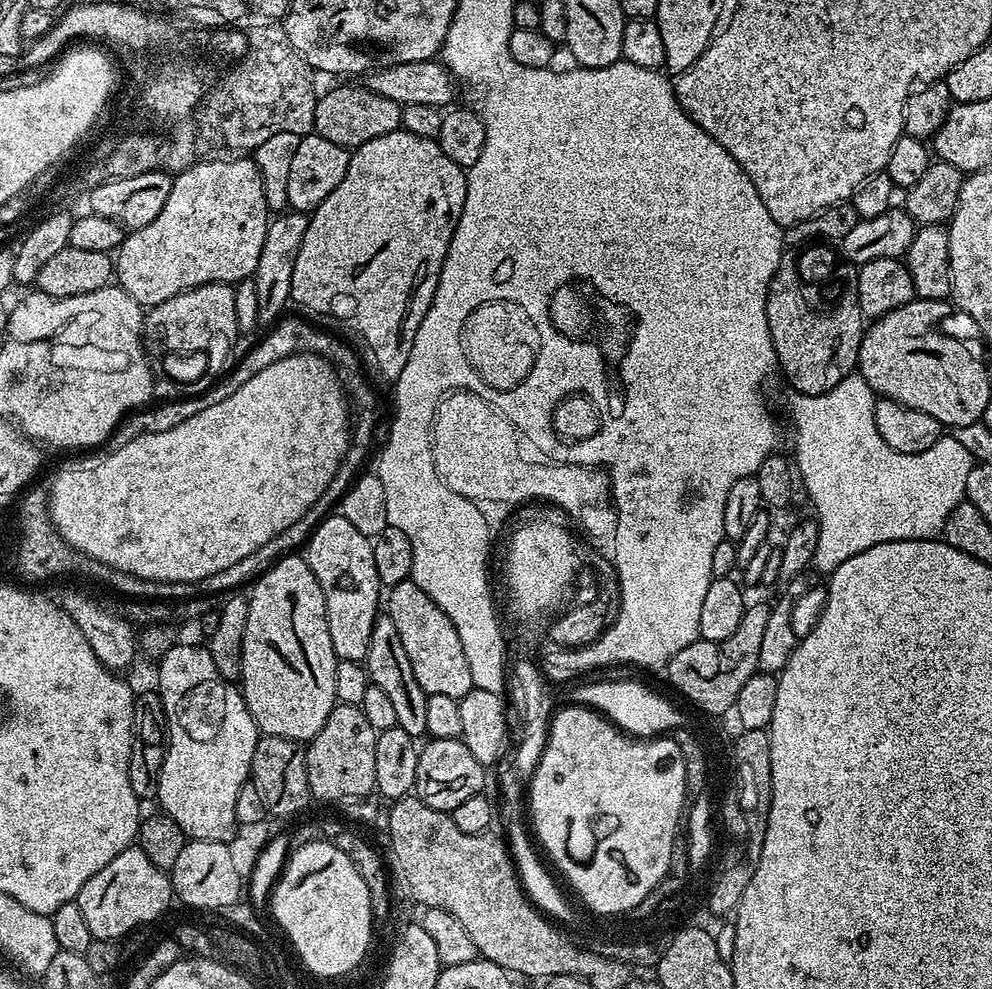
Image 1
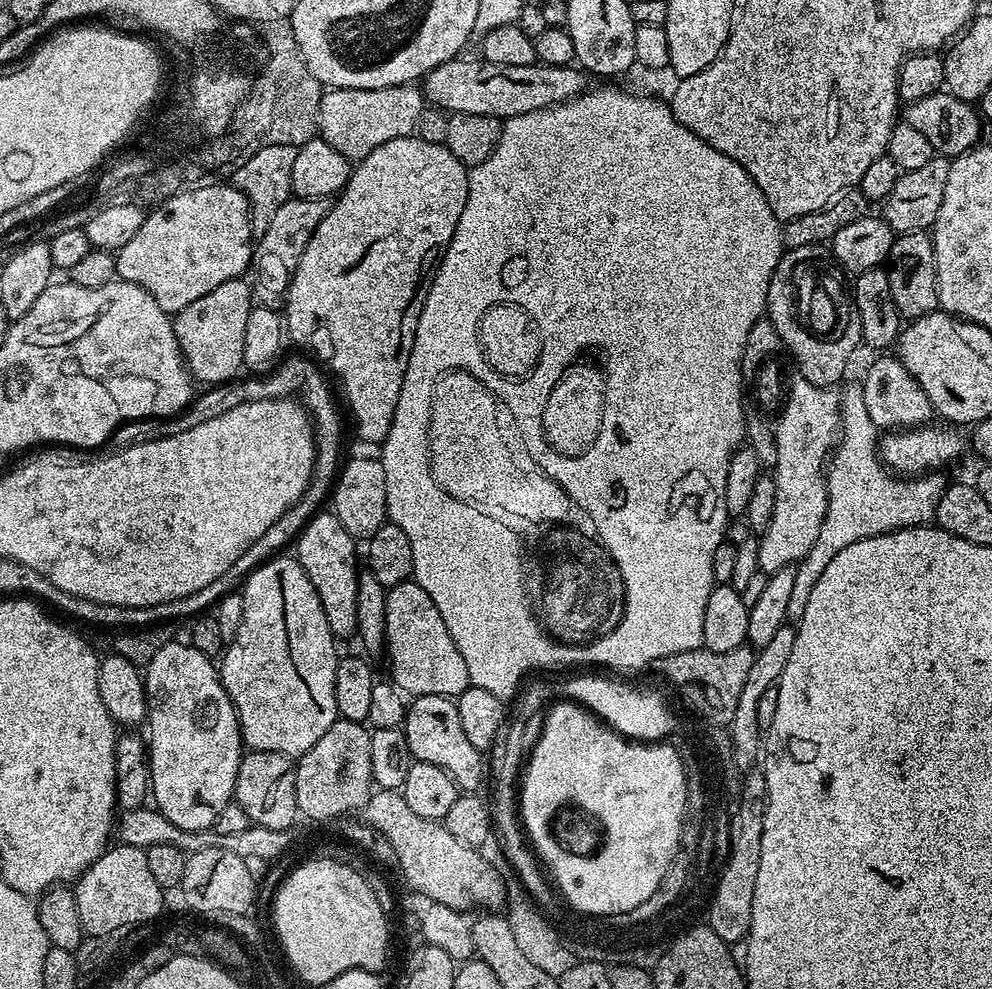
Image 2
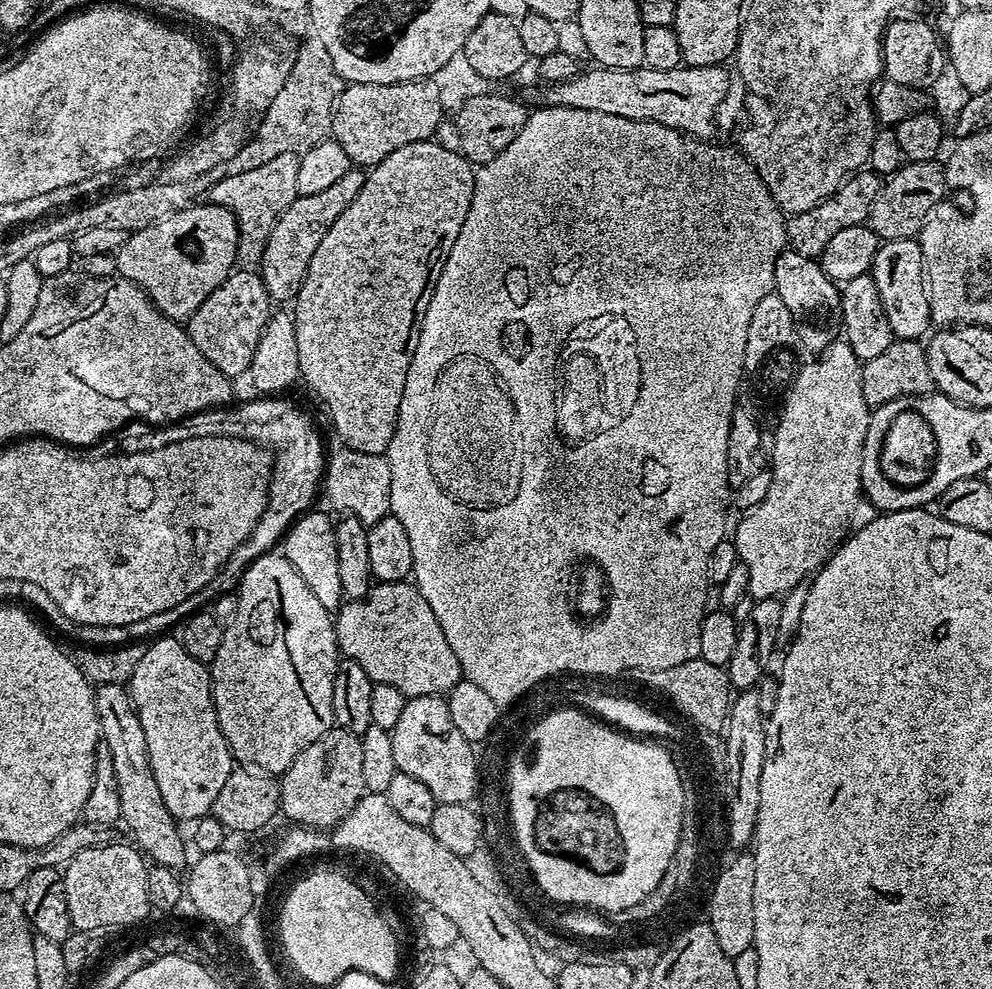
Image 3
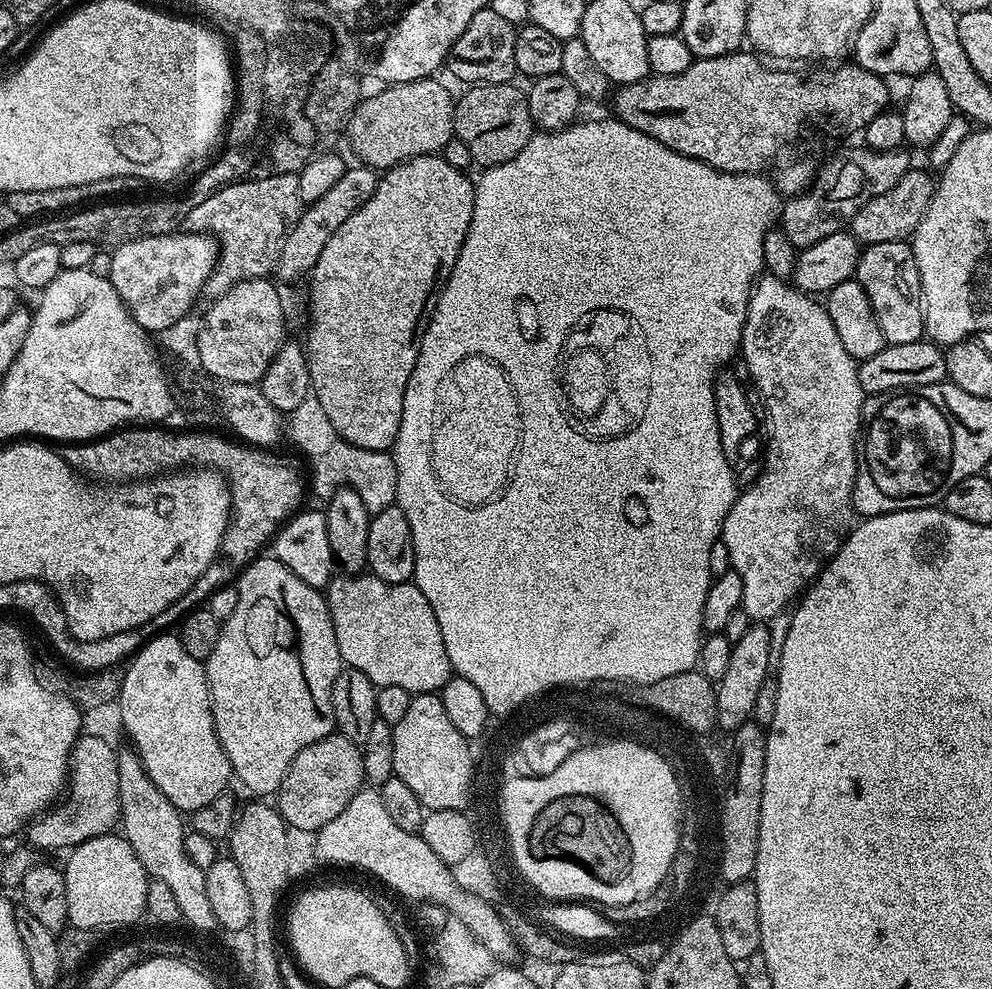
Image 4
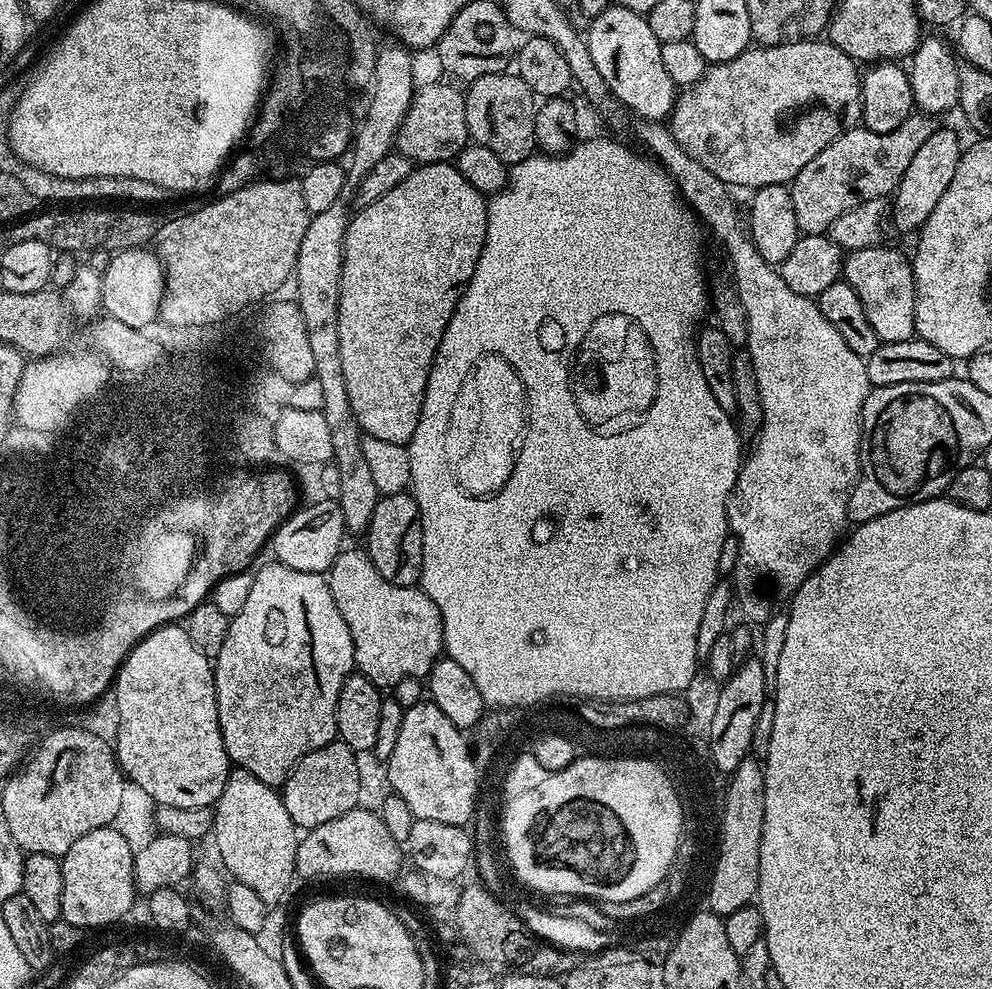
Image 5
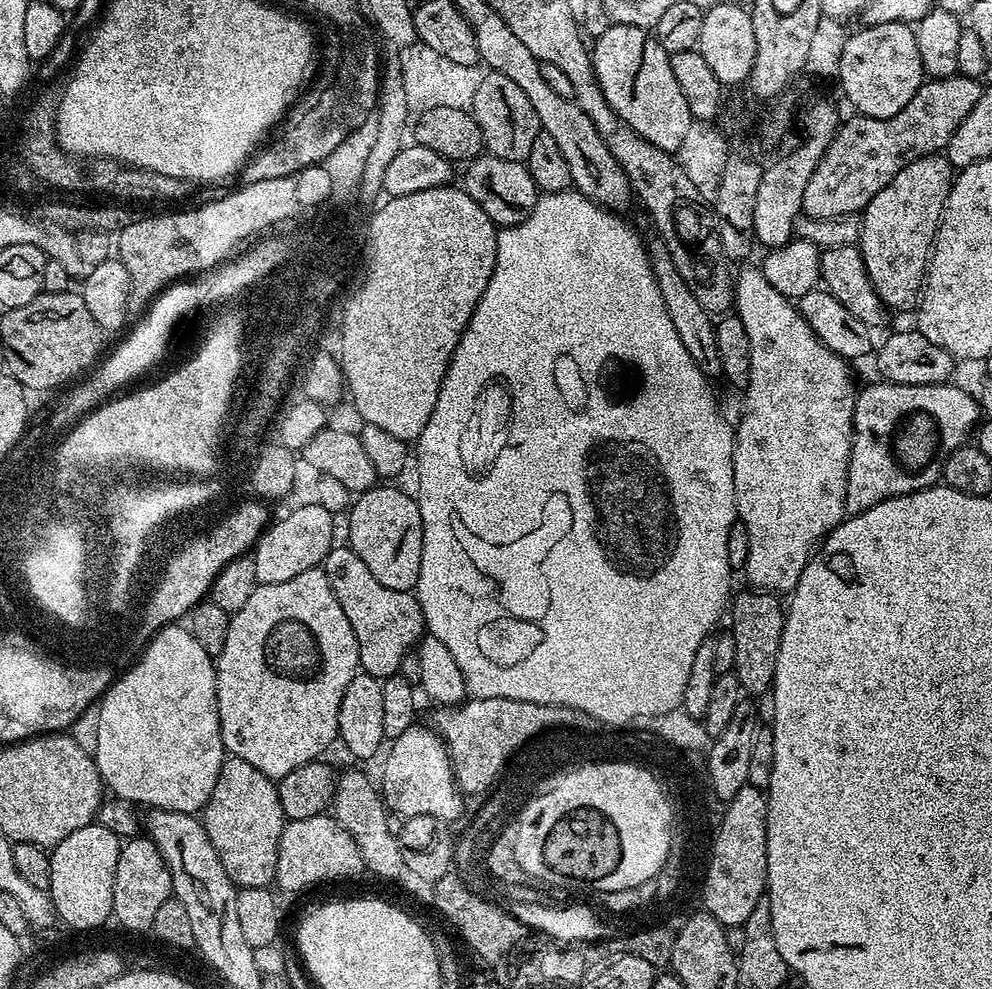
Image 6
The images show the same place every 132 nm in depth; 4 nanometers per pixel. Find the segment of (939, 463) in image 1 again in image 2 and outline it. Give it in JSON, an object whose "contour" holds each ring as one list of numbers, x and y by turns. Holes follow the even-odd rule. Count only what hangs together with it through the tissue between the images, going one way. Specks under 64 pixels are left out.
{"contour":[[845,383,840,398,840,426,838,447,830,456,830,463,826,468,828,487,828,509,822,522,822,530,814,546,804,555,804,559,795,565,794,591,790,597,788,620,798,622,802,618,802,610,806,606,806,598,810,590,814,590,814,582,818,582,818,574,826,570,827,564,833,560,834,554,846,550,854,542,862,542,862,538,870,538,887,532,897,532,900,528,919,528,928,526,935,521,938,498,942,498,946,487,946,480,940,477,939,471,933,470,923,476,915,478,901,478,885,468,878,451,878,429,874,422,870,422,870,414,866,414,866,398,862,398,860,384]]}

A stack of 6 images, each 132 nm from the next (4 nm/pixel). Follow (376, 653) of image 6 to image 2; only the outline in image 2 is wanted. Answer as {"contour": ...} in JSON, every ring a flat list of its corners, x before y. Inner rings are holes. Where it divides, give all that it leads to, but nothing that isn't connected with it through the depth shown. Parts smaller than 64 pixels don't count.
{"contour":[[415,579,403,580,387,589,386,618,384,619,384,643,388,668,392,671,391,683,409,697,447,696,459,698,469,688,466,658,458,654,438,606,418,586]]}

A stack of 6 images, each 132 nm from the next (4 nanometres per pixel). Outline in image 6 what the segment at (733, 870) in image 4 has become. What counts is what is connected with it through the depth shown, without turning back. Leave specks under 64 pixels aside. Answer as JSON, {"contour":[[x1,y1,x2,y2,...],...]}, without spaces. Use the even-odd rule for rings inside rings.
{"contour":[[746,786,734,794,734,798,727,801,724,821,719,821,715,835,720,844,716,847,716,857,712,863,711,879,702,891,703,907,719,924,725,926,743,926,746,918,758,906,760,900,765,899,768,887,768,871,766,870,766,830,768,829,768,797,761,789]]}

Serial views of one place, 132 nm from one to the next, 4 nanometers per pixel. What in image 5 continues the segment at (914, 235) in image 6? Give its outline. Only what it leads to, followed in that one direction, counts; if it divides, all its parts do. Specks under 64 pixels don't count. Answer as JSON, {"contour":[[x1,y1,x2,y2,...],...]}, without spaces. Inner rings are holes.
{"contour":[[933,127,930,138,922,142,918,154,906,166,906,174,902,174,902,182,898,182,894,199,890,204,890,224,900,232,915,233,930,218,930,210,938,206,938,198,946,194,946,186,954,179,954,170,958,170,962,143,960,136,952,128]]}

